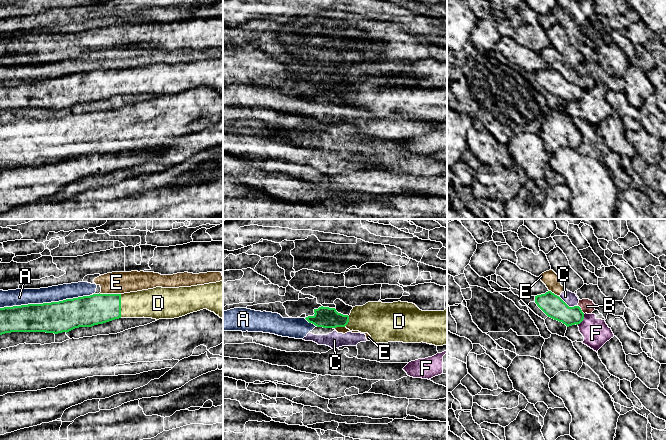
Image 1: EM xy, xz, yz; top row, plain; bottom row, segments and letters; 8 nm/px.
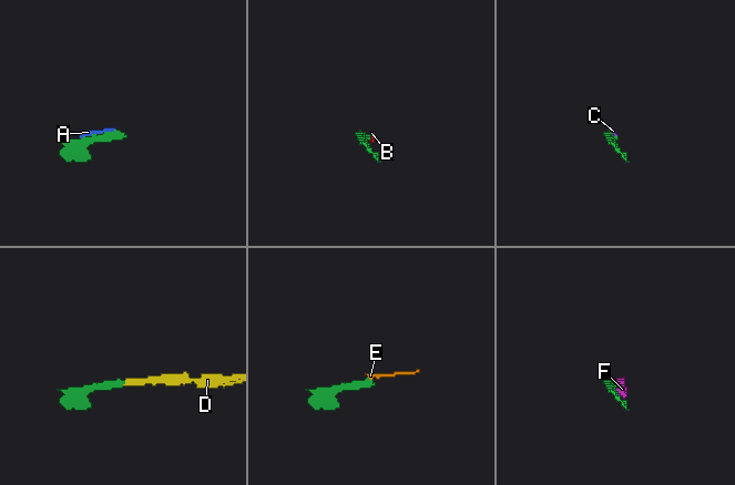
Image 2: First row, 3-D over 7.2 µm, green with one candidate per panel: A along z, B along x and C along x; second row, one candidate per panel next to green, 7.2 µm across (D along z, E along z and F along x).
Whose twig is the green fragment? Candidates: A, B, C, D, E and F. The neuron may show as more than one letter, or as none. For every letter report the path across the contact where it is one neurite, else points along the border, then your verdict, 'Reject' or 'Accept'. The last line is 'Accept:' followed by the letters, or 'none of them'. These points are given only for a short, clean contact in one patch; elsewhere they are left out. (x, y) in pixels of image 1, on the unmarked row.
A: Reject
B: Reject
C: Boundary: yz (558, 72), (569, 82), (577, 82). Reject
D: Path across: xy (95, 85), (120, 82), (151, 79). Accept
E: Boundary: xy (99, 69), (120, 70). Reject
F: Reject
Accept: D

